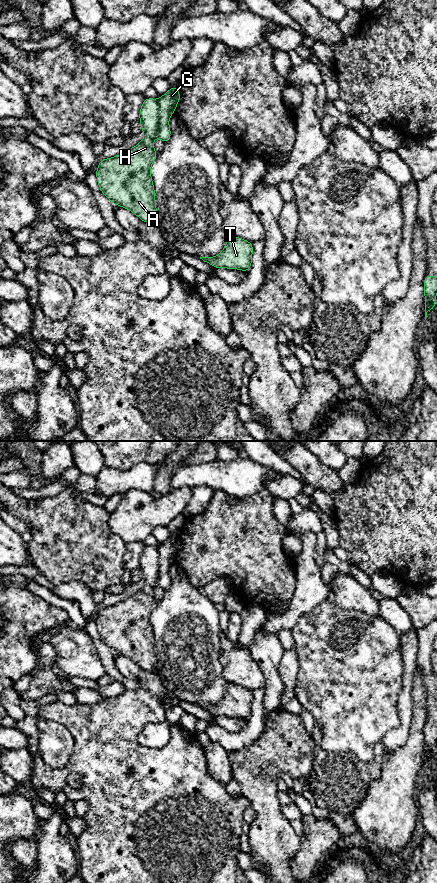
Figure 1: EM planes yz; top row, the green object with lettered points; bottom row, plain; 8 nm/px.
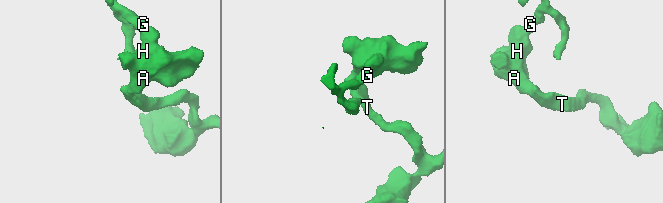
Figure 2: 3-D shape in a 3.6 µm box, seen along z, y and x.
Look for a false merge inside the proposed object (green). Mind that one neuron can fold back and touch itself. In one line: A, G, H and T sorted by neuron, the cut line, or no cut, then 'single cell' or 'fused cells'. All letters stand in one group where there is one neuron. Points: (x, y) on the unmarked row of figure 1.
A H T / G | yz (158, 549), (158, 577), (156, 582) | fused cells

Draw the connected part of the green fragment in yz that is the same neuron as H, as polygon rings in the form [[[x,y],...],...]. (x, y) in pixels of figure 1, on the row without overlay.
[[[146,545],[142,551],[139,564],[141,579],[145,581],[143,588],[124,601],[100,608],[95,622],[101,640],[115,653],[133,660],[142,670],[157,672],[155,638],[150,618],[158,603],[153,594],[159,574],[158,549]]]

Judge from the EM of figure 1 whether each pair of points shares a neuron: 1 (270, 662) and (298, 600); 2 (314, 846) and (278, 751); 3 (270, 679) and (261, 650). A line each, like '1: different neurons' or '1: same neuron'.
1: different neurons
2: different neurons
3: same neuron

